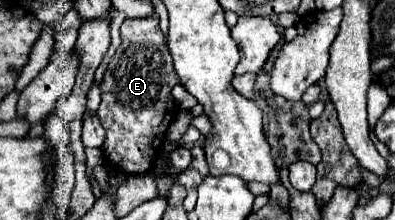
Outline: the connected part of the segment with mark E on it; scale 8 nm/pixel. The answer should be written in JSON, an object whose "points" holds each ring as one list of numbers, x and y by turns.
{"points":[[159,17,125,19,121,25,121,45,99,83,101,105,97,117,107,131,103,151,113,171,139,175,151,169,153,159,161,153,167,127,177,115,177,105,171,97,171,89,177,83,173,59,159,29]]}

